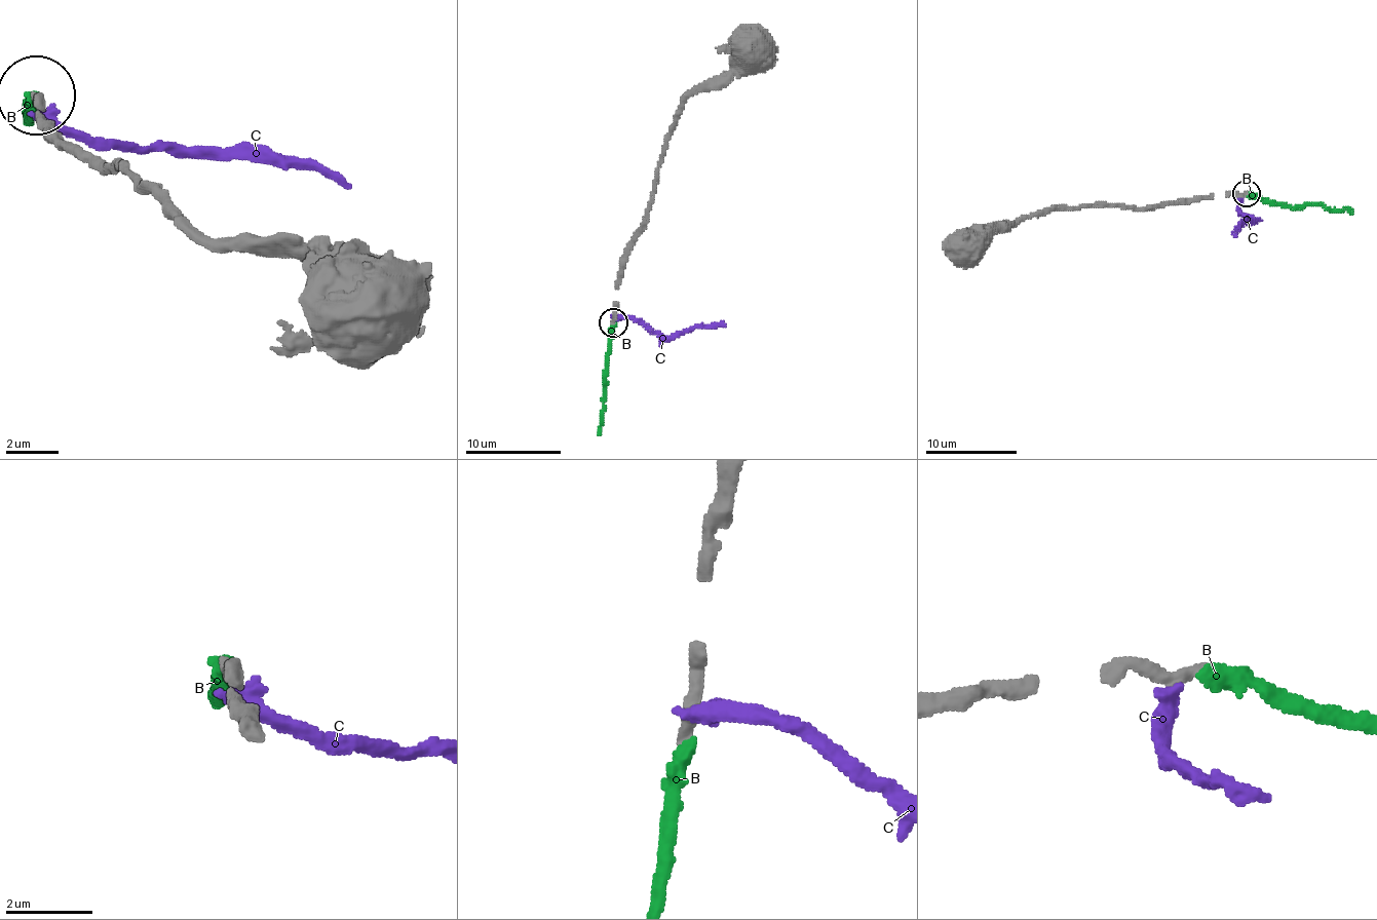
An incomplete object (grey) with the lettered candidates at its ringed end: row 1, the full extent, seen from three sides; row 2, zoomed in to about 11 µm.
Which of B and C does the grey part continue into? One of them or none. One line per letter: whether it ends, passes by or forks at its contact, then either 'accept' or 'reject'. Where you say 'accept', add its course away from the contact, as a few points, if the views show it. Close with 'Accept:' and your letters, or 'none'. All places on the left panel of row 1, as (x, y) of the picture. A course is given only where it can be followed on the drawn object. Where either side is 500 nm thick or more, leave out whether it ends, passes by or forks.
B: it ends | accept | via (37, 97), (28, 120), (29, 103), (22, 119)
C: it ends | reject
Accept: B

